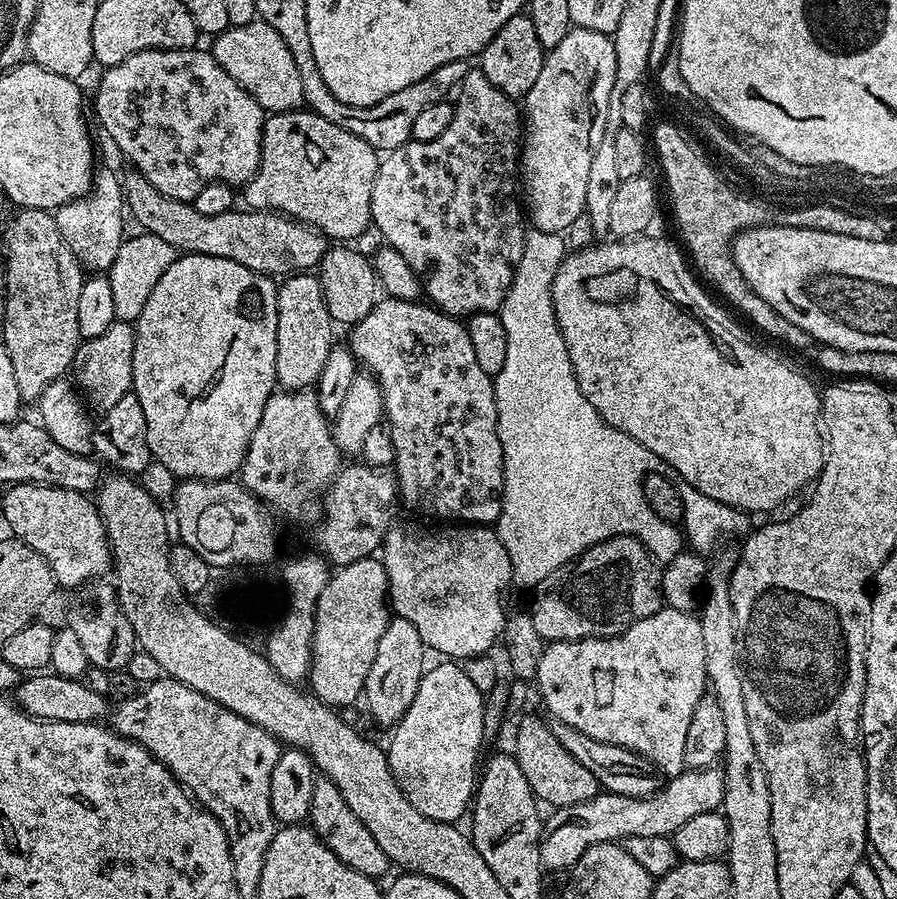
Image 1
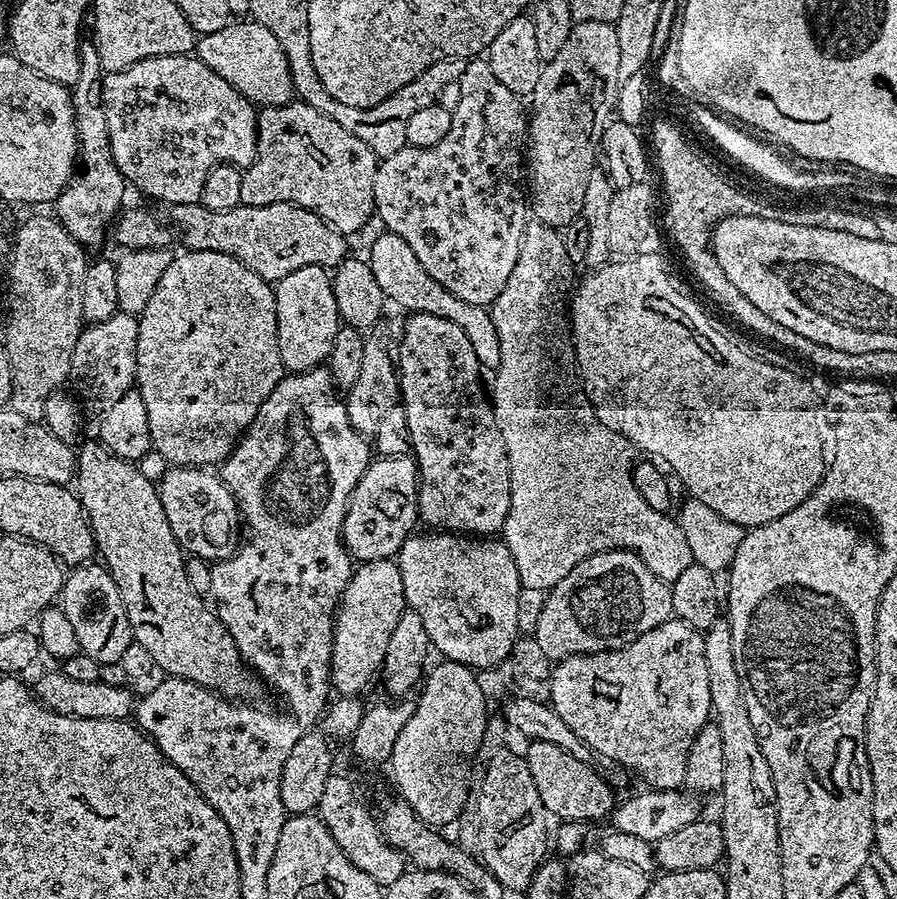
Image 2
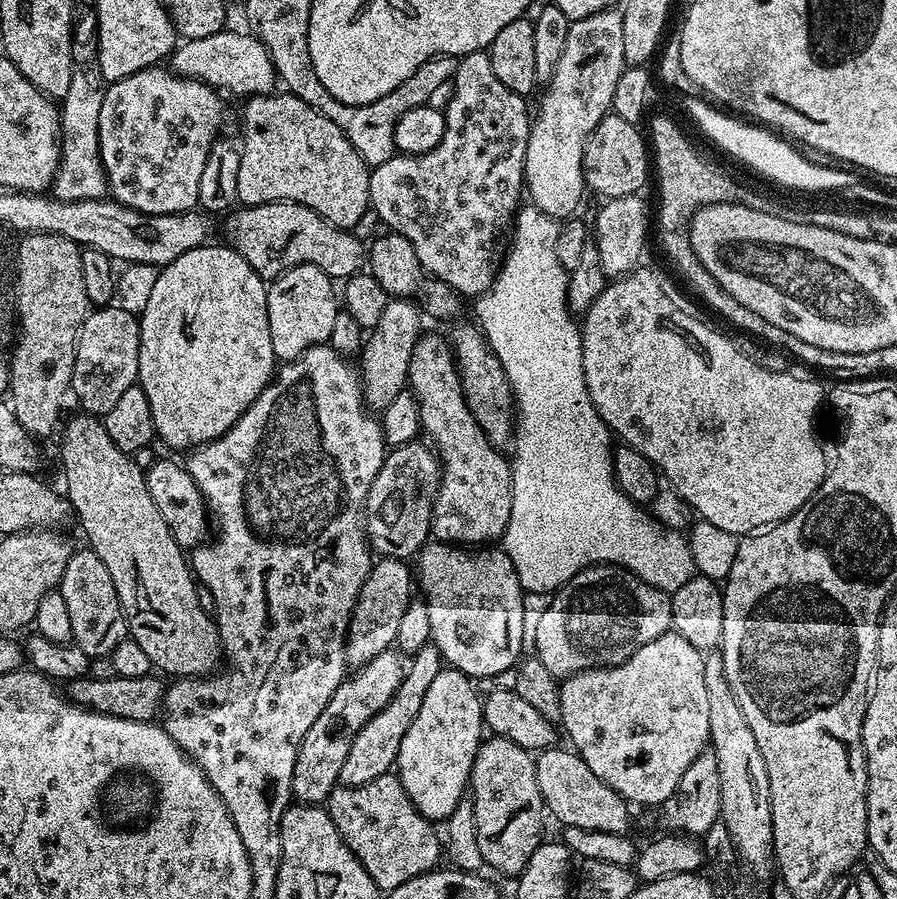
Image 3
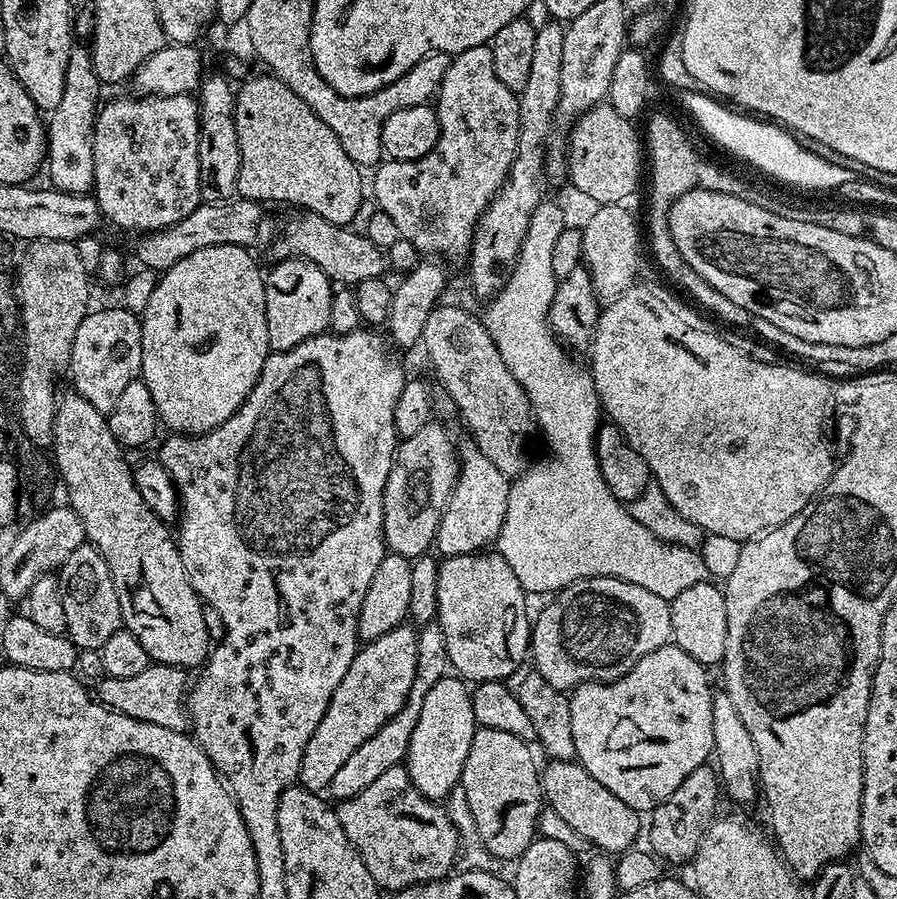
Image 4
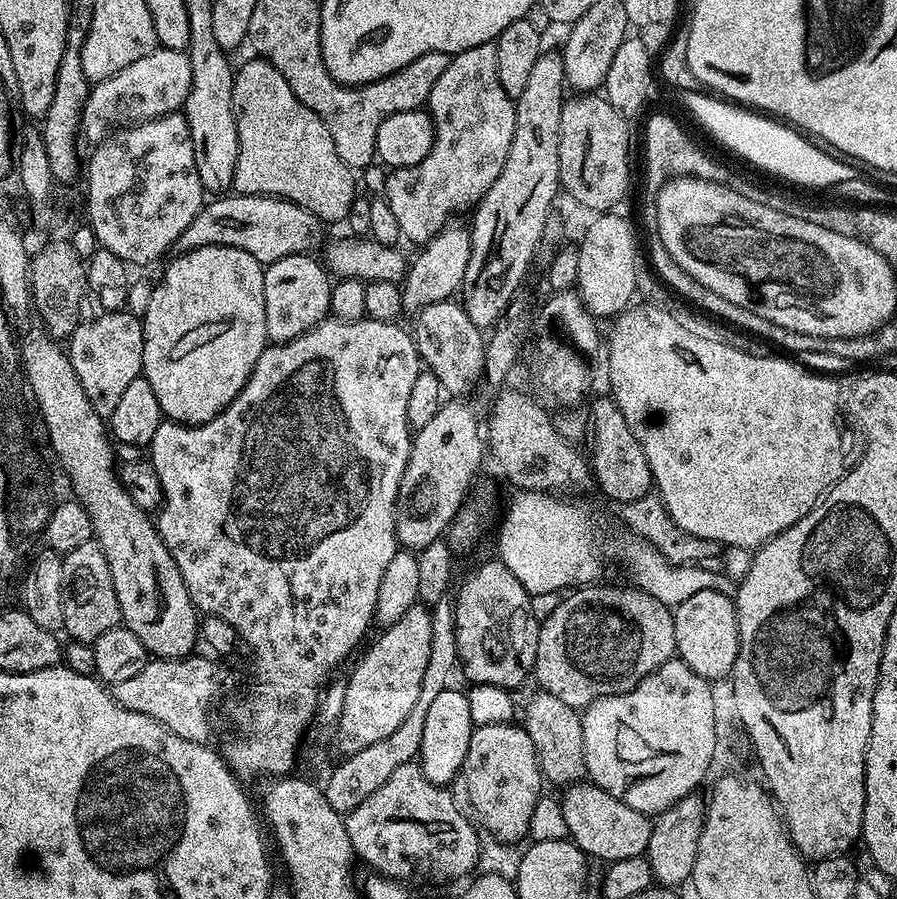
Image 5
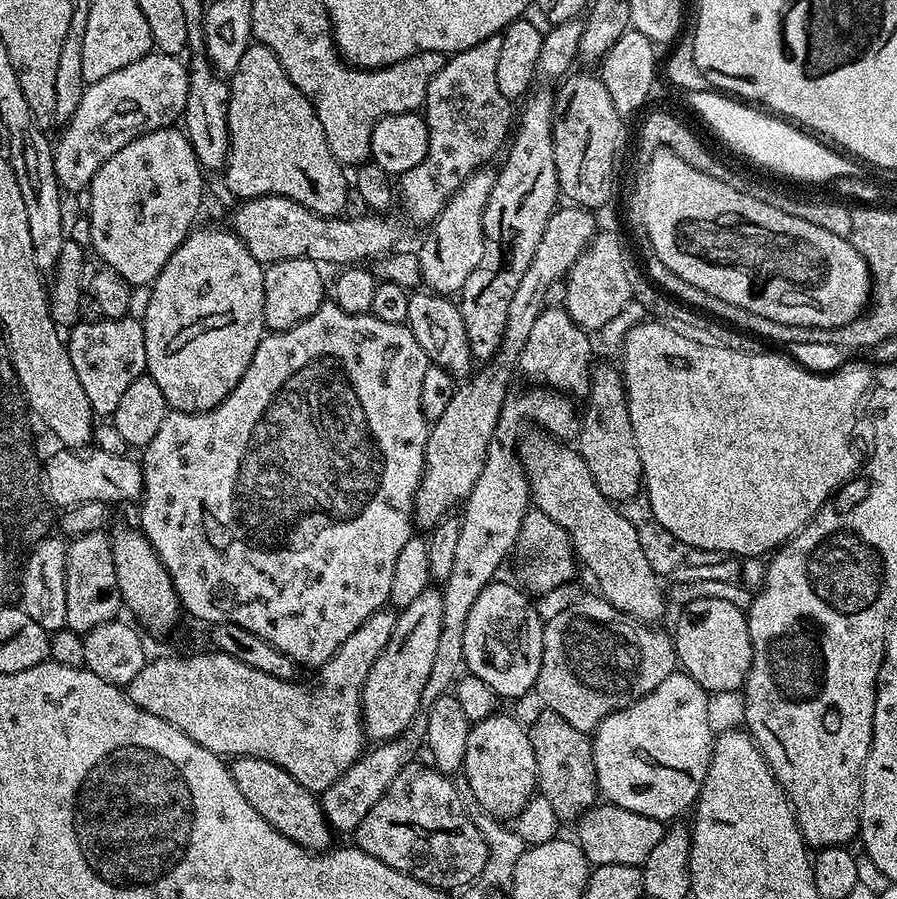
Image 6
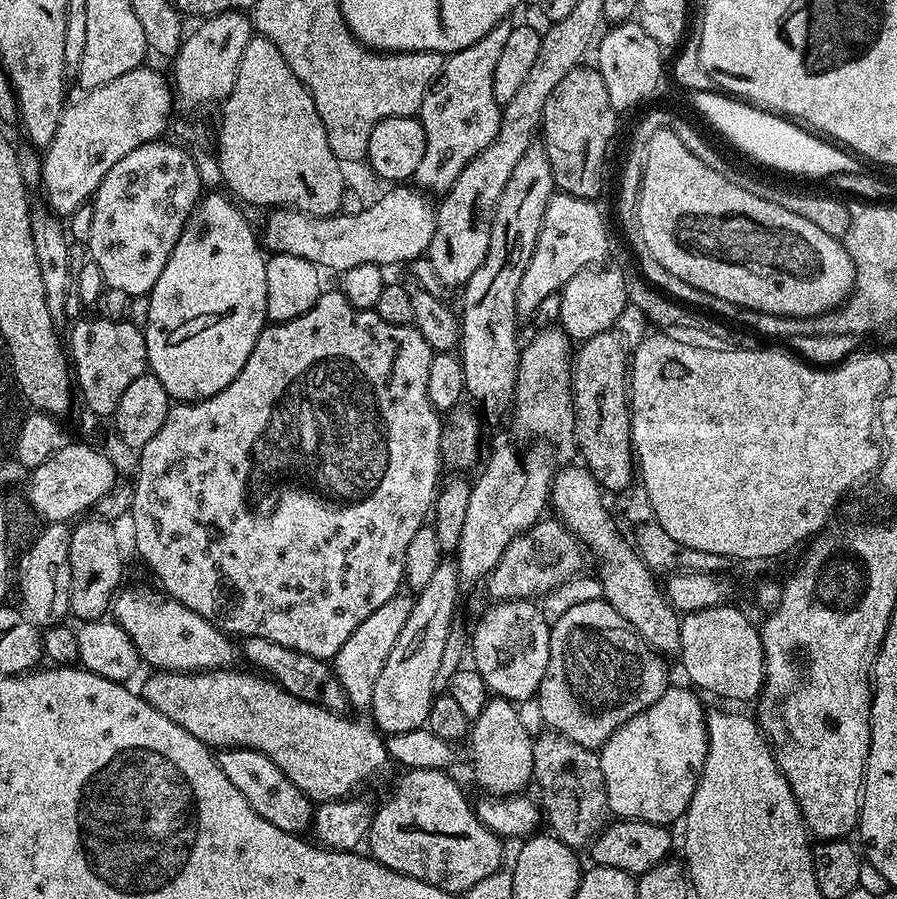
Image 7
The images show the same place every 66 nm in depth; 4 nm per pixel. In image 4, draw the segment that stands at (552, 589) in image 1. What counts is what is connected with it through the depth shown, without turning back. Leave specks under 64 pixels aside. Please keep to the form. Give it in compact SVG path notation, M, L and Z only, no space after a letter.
M595 576L589 580L579 580L574 582L568 588L562 588L552 597L552 604L546 606L546 610L542 610L542 614L538 614L538 618L531 621L532 625L532 643L530 645L530 660L535 671L542 674L542 678L546 678L546 682L550 682L550 686L561 690L575 690L581 684L591 684L593 682L607 682L610 680L620 680L629 672L640 659L646 654L650 654L654 650L664 647L665 644L672 640L672 605L669 601L658 598L658 594L650 594L650 590L646 590L642 586L634 586L634 582L626 582L622 578L614 578L613 576Z

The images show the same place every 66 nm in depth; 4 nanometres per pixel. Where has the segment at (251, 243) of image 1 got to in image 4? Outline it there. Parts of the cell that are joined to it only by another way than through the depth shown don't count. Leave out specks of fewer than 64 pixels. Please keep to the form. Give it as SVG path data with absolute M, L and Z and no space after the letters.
M313 212L299 214L284 224L284 229L272 240L272 260L303 258L312 260L327 275L328 279L340 286L355 286L367 280L378 280L385 275L386 252L368 236L354 234L351 227L326 222Z

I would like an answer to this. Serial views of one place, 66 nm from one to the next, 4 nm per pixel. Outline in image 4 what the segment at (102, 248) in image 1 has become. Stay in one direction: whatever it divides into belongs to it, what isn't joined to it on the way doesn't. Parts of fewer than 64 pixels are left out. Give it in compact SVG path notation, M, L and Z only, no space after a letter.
M80 42L73 43L70 62L66 62L66 90L58 106L46 120L46 172L51 187L57 192L88 194L93 191L94 182L94 130L96 117L102 107L100 100L102 85L98 74L94 74L92 54Z

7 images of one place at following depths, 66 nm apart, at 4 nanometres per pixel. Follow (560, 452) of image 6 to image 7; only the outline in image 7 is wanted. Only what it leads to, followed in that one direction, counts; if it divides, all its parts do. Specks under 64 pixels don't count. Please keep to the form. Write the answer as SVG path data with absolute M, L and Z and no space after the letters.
M583 466L561 467L552 479L551 511L556 511L557 513L553 513L560 523L566 525L580 539L580 543L591 555L593 552L600 559L598 579L604 587L604 599L608 605L618 610L618 614L622 614L624 621L644 639L653 652L665 657L675 657L680 650L681 613L668 601L665 589L656 585L657 577L646 566L646 562L630 543L629 537L620 533L621 525L612 521L604 499L606 496L600 483Z

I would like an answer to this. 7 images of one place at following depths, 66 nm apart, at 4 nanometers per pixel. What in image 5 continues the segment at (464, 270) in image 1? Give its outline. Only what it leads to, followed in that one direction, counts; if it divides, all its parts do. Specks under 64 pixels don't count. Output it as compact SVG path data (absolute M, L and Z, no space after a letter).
M495 43L455 53L449 59L446 70L442 70L438 82L434 82L426 108L436 128L436 141L430 154L426 154L418 166L391 169L387 173L383 193L398 220L401 237L405 241L413 240L416 246L432 240L455 217L452 216L455 212L467 213L475 209L486 190L490 190L494 178L502 174L502 162L506 162L506 154L510 154L510 142L514 142L516 102L506 94L506 90L502 90L502 82L498 82Z

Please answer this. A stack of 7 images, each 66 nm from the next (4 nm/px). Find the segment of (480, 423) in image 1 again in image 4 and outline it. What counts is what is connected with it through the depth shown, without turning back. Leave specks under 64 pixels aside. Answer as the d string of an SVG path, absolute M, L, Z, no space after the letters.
M466 442L458 448L458 459L460 461L460 475L456 477L456 485L448 499L446 510L442 514L442 522L436 531L435 551L443 557L471 556L477 552L483 552L489 546L495 545L502 530L502 522L506 522L506 506L510 498L510 480L482 454L476 443Z

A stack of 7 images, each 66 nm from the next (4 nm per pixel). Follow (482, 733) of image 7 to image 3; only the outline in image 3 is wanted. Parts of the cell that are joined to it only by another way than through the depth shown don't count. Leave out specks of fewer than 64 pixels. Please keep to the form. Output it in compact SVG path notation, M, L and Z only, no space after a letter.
M489 735L481 743L472 767L470 803L478 826L478 850L482 850L485 865L511 878L518 877L542 843L546 817L533 753L506 738Z

